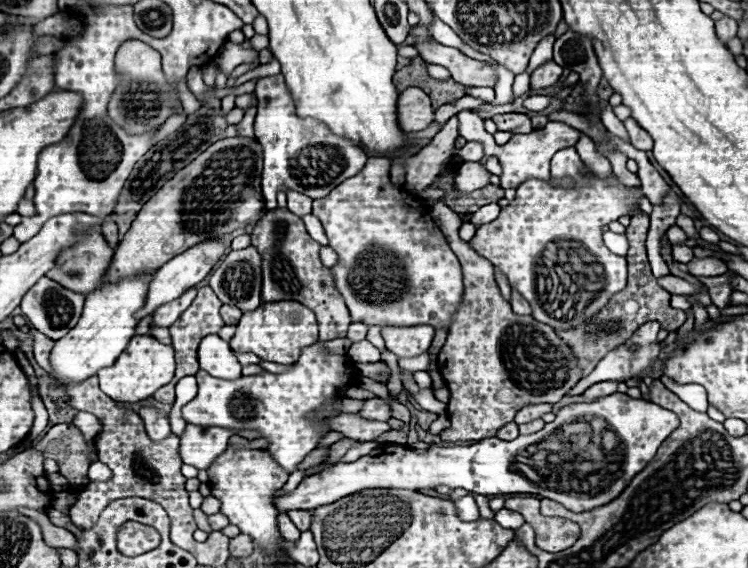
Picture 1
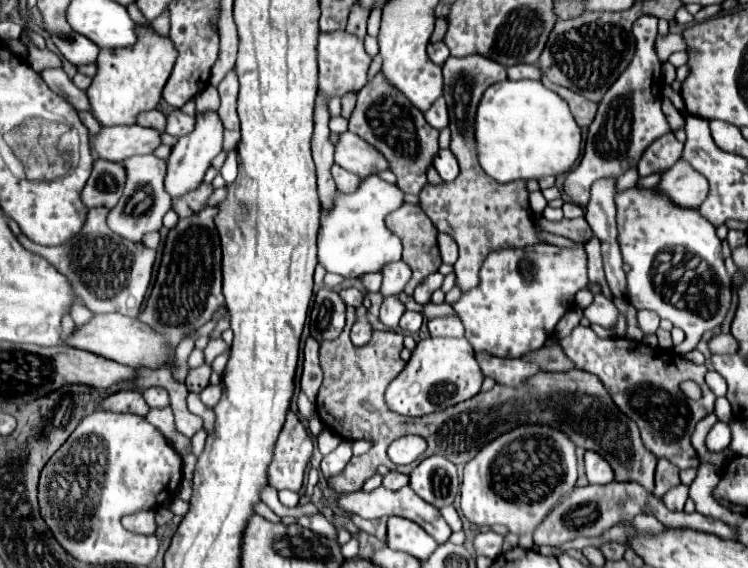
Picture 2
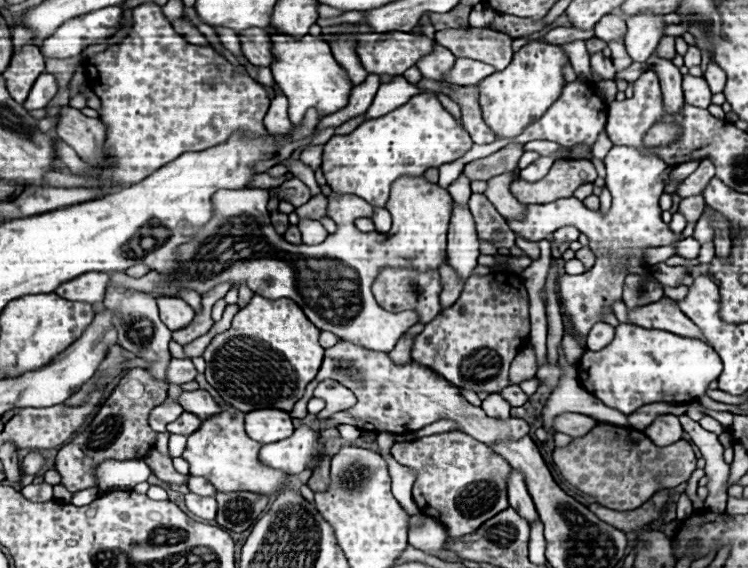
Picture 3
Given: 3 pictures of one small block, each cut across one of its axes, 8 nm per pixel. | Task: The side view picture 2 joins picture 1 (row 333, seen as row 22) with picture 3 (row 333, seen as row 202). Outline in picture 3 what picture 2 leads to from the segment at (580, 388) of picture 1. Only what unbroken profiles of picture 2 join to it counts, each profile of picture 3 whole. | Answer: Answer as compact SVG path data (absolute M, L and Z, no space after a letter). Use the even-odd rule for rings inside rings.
M612 146L606 160L606 180L608 190L612 194L612 208L602 216L598 210L586 208L582 201L574 196L556 200L554 204L528 204L524 218L514 220L506 218L510 228L524 240L538 242L544 240L546 234L556 232L564 226L574 226L590 240L590 250L596 254L596 264L584 274L570 276L564 274L558 280L560 300L564 306L564 316L570 318L574 334L584 338L590 328L600 322L602 308L612 308L614 300L622 298L624 278L628 274L650 276L648 264L642 260L644 248L660 246L662 240L676 240L680 234L670 232L668 224L662 222L658 198L662 194L660 174L666 168L666 162L658 156L642 154L638 148L630 146Z

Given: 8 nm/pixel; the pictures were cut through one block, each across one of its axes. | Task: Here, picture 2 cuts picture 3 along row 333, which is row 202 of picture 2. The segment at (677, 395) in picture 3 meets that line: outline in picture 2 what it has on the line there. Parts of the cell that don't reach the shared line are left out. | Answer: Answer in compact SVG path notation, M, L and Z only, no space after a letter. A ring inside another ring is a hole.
M624 190L616 194L616 208L618 244L630 266L626 274L628 302L636 310L652 310L684 330L686 352L694 350L704 332L724 322L732 300L732 276L726 272L716 228L696 210L674 208L652 190ZM674 254L690 254L692 260Z

